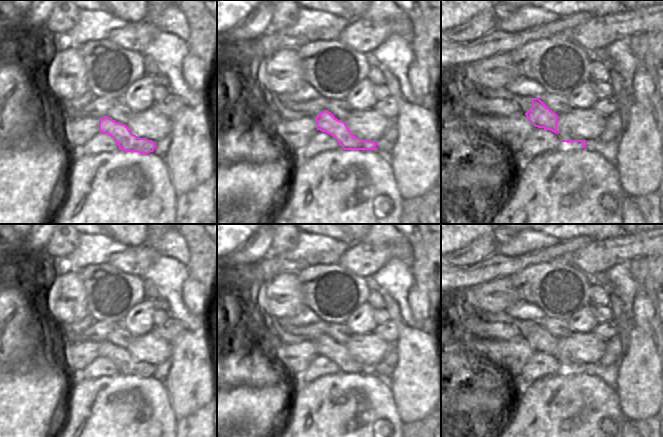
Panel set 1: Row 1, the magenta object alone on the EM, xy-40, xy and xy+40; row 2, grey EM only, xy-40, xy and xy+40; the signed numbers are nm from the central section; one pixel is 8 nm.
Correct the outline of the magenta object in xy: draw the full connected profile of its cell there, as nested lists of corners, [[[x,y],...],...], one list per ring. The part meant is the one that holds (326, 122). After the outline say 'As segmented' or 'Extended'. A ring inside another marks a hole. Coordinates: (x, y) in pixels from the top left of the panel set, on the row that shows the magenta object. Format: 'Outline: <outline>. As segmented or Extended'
Outline: [[[324,110],[315,117],[317,130],[330,134],[344,150],[375,150],[377,142],[354,136],[346,123]]]. As segmented

